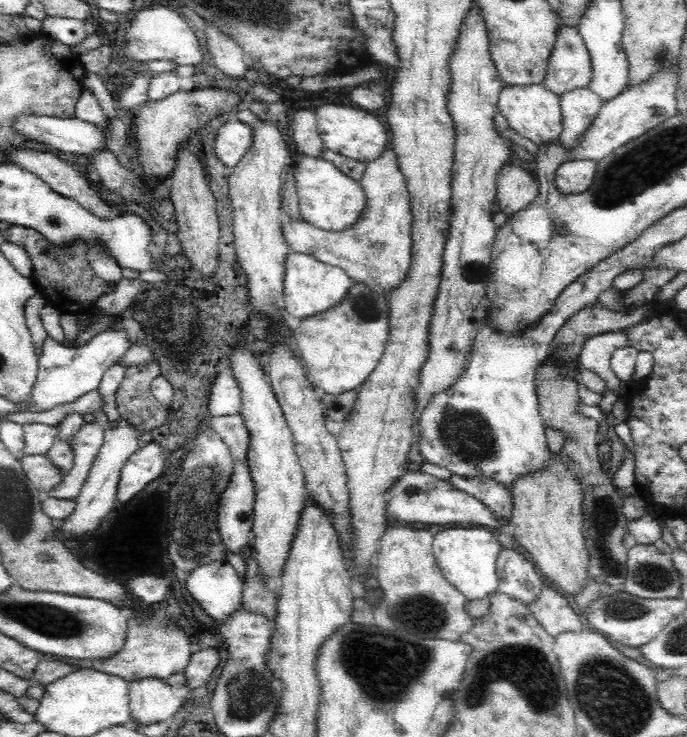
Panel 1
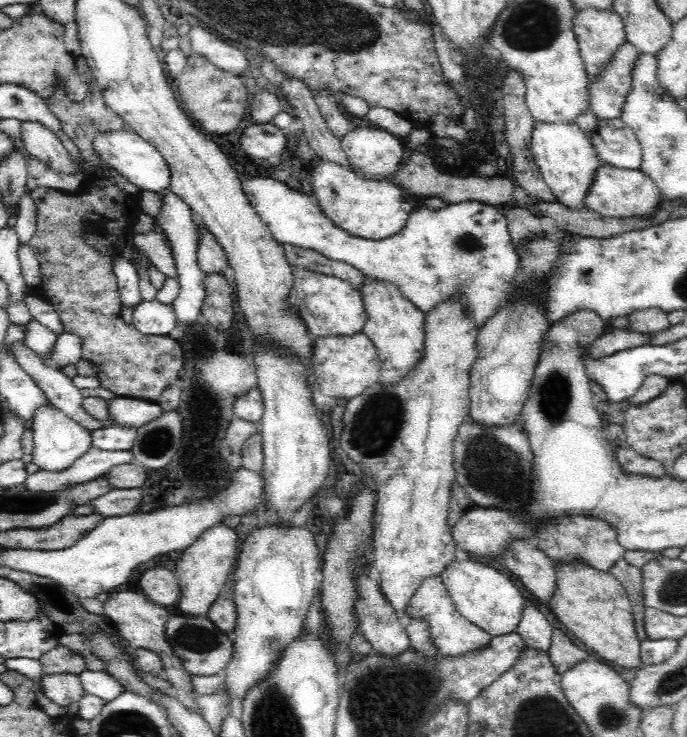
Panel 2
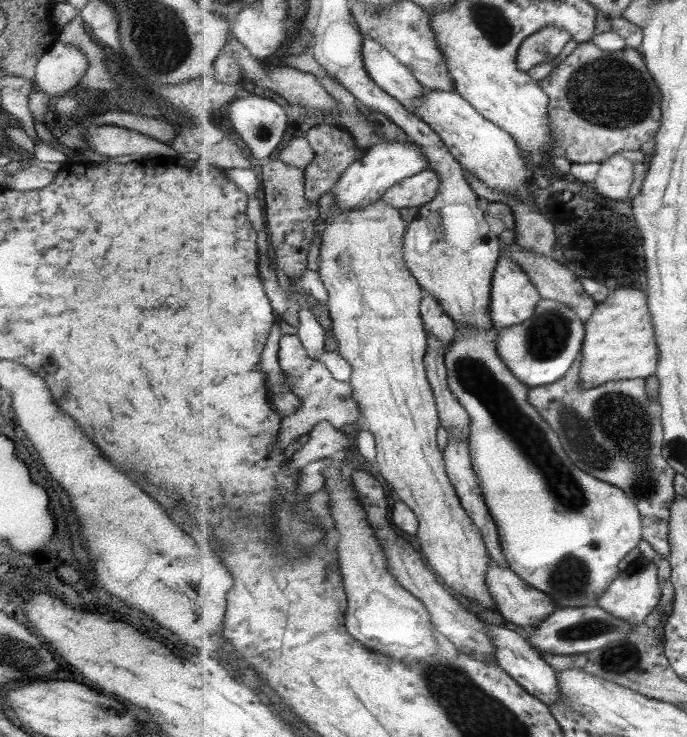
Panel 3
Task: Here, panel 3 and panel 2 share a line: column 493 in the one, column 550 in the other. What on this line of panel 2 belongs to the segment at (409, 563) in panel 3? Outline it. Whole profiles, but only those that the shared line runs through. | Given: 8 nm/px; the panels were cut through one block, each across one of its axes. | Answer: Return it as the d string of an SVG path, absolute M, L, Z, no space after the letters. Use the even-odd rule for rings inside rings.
M555 628L552 630L548 654L550 661L561 675L572 668L576 662L586 661L591 655L590 652L581 650L574 645L563 631Z

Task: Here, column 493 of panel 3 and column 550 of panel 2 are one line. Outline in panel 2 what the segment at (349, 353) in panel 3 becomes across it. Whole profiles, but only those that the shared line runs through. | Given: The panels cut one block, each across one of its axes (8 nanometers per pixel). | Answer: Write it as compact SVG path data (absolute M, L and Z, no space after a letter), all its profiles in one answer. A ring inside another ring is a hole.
M580 556L561 557L560 560L552 561L552 566L554 566L556 586L548 607L556 618L566 626L567 630L573 632L578 639L580 638L589 648L589 652L600 660L628 669L642 668L640 640L634 631L632 607L621 582L612 573L588 564L587 560L583 560Z

